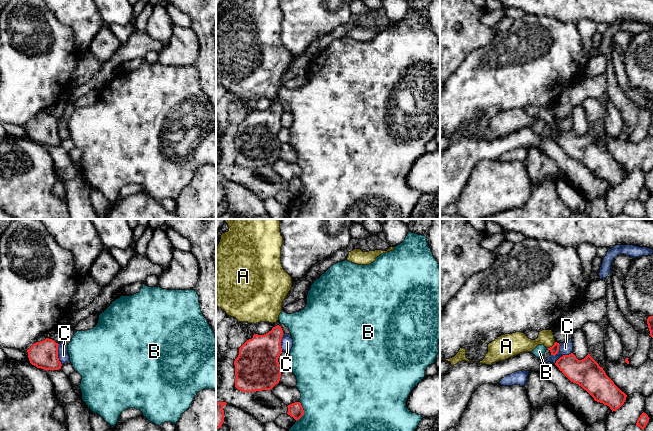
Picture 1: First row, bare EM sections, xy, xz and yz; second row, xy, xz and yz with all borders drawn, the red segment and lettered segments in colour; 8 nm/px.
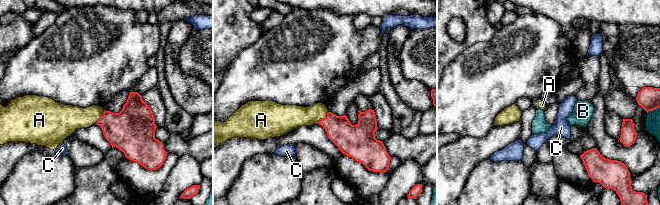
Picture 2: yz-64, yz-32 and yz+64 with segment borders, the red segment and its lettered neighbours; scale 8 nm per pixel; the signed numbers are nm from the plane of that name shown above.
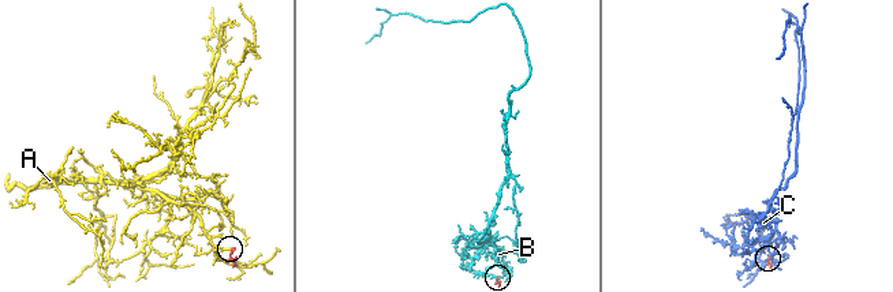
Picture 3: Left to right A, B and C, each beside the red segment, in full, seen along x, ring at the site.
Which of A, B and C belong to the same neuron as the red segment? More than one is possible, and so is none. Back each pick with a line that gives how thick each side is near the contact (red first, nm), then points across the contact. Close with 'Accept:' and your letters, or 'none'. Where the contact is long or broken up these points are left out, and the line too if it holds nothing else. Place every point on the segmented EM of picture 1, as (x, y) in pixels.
A: calibres 70 and 150 nm; way yz (554, 349), (552, 346), (548, 342), (521, 343)
Accept: A

